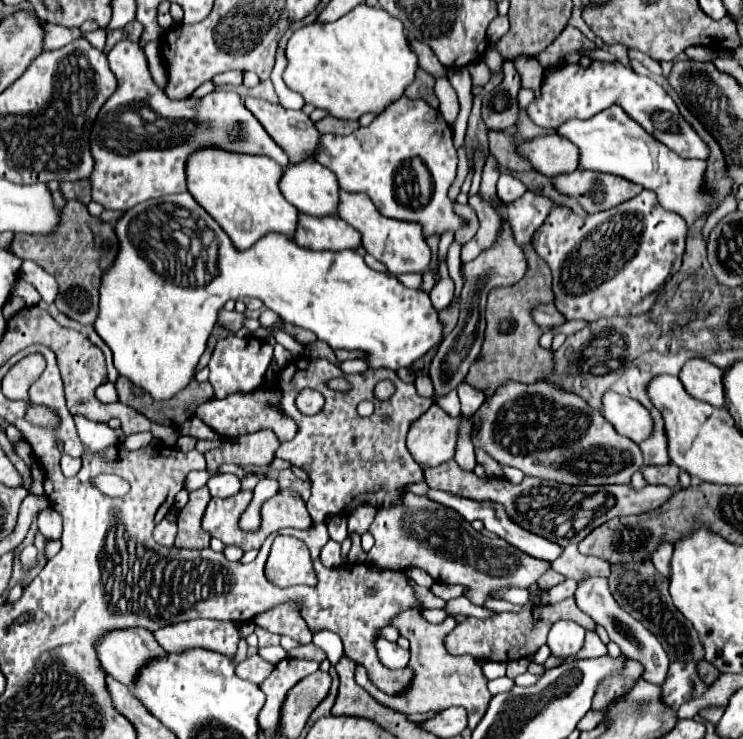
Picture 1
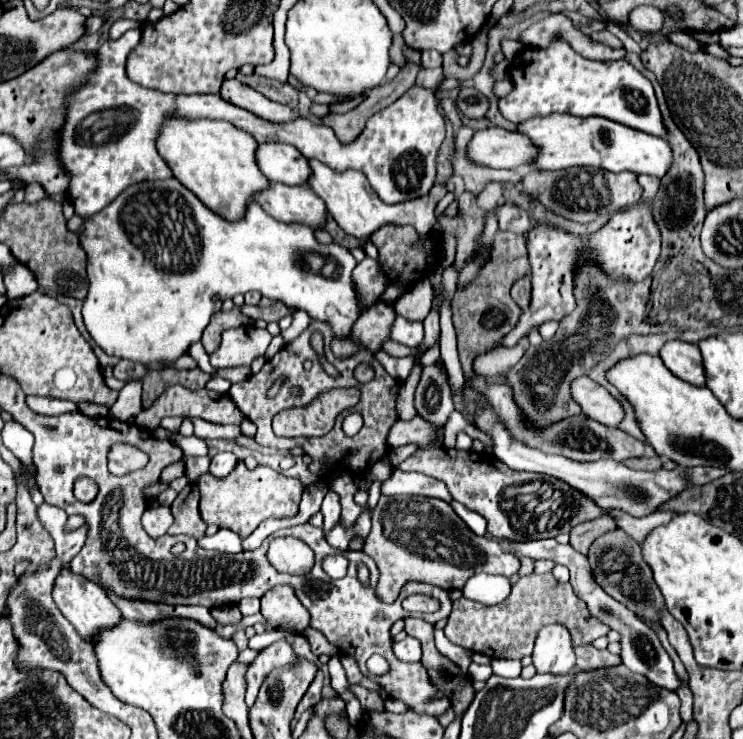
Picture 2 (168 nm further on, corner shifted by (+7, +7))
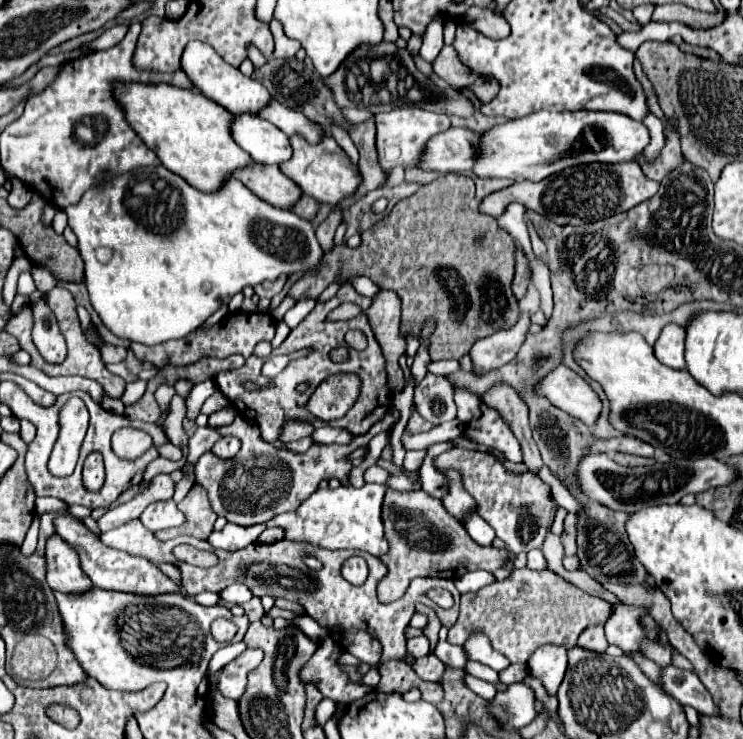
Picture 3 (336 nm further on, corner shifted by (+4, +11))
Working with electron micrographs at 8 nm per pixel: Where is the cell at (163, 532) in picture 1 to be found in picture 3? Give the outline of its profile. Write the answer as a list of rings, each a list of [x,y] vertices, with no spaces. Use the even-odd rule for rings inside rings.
[[[159,500],[155,504],[149,504],[145,512],[141,514],[141,522],[147,530],[157,532],[163,528],[179,528],[185,524],[185,516],[177,510],[177,504],[173,500]]]

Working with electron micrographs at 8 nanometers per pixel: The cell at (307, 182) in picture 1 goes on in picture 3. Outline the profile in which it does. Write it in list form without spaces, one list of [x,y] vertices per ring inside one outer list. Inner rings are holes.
[[[233,114],[231,136],[255,162],[281,164],[291,158],[289,138],[259,114]]]

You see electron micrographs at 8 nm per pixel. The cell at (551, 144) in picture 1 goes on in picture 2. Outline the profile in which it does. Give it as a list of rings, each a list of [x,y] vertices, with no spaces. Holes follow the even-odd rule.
[[[486,128],[474,134],[470,142],[470,158],[490,168],[518,168],[536,160],[536,148],[522,132]]]

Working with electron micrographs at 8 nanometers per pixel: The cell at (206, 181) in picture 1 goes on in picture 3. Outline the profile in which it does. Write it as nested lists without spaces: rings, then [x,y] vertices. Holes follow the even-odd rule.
[[[115,82],[113,98],[123,108],[127,124],[139,132],[145,146],[157,154],[161,164],[197,190],[215,192],[235,168],[251,164],[251,156],[243,152],[231,136],[231,112],[197,90],[173,84]]]

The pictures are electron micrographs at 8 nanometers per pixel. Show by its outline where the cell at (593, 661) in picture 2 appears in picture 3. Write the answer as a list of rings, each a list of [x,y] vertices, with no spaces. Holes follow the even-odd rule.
[[[595,624],[591,628],[585,628],[579,636],[579,642],[577,642],[581,648],[587,648],[587,650],[593,650],[593,652],[605,652],[605,648],[609,646],[607,644],[607,638],[603,634],[603,624]]]

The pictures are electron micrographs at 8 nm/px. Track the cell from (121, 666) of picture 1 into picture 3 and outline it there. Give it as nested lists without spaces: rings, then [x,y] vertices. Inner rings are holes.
[[[49,536],[45,546],[47,560],[47,584],[59,592],[85,592],[93,584],[79,566],[77,552],[61,540],[61,536]]]

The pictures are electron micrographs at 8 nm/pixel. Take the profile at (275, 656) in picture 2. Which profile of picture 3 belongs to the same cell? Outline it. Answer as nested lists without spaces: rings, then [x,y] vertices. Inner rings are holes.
[[[245,650],[241,656],[237,656],[233,662],[229,662],[217,682],[215,682],[215,690],[219,690],[221,696],[239,700],[245,692],[245,684],[247,684],[247,674],[259,666],[259,662],[263,660],[263,650]]]

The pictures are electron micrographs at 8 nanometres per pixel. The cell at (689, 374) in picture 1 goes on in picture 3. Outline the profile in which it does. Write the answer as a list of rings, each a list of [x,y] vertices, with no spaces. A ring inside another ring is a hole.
[[[667,324],[659,340],[653,344],[655,356],[661,364],[675,368],[675,370],[685,370],[685,330],[677,324]]]

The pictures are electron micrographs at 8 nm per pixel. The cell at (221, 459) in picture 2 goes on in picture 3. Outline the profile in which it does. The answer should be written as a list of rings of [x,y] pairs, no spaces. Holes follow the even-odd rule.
[[[223,436],[221,440],[215,442],[215,446],[213,446],[211,450],[213,450],[213,454],[217,454],[219,458],[229,460],[229,458],[233,458],[233,456],[239,452],[239,448],[241,448],[239,438],[235,438],[235,436]]]

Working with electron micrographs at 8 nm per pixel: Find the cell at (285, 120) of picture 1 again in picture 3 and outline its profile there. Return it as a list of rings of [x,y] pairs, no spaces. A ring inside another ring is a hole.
[[[193,40],[187,44],[187,48],[183,50],[181,56],[181,70],[187,74],[187,78],[195,84],[195,88],[211,98],[213,102],[221,104],[225,110],[229,112],[259,112],[269,100],[269,92],[263,88],[263,84],[259,84],[253,78],[247,78],[239,72],[239,68],[227,64],[223,58],[219,58],[219,54],[209,46],[203,44],[199,40]]]

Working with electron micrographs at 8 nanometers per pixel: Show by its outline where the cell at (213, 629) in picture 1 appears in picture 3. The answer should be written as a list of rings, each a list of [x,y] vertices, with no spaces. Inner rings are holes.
[[[57,516],[55,530],[69,546],[77,550],[81,568],[89,576],[93,586],[99,586],[103,590],[121,590],[121,592],[135,592],[135,594],[147,594],[147,596],[165,594],[165,592],[181,592],[181,588],[173,580],[169,580],[155,564],[151,564],[151,560],[141,556],[129,556],[127,552],[105,546],[95,534],[87,530],[83,520],[77,520],[73,516]]]

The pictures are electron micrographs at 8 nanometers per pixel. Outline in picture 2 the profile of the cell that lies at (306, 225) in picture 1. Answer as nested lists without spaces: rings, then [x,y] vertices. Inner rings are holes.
[[[272,184],[268,192],[254,198],[266,214],[284,224],[306,224],[314,230],[322,230],[328,220],[324,202],[304,186]]]

